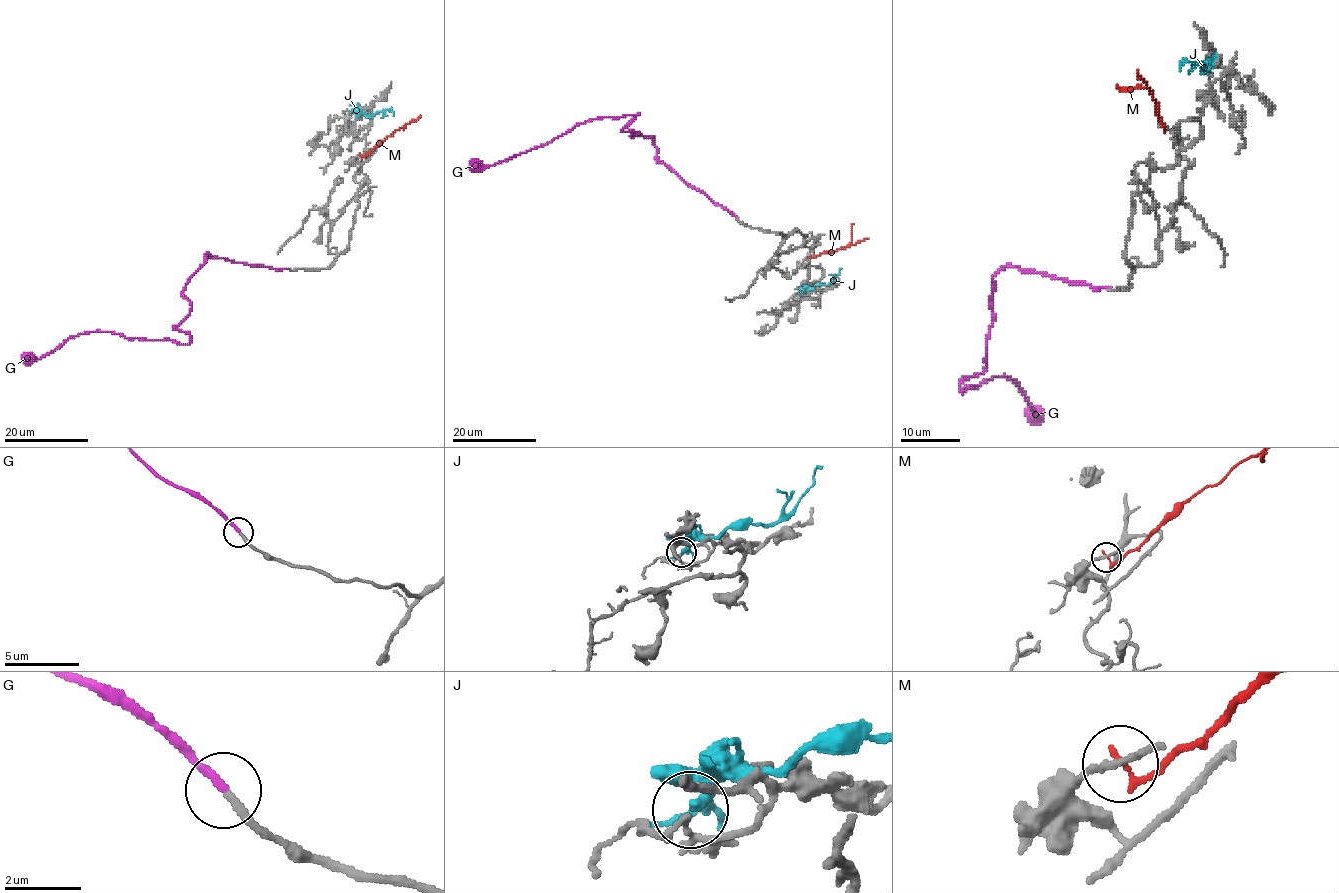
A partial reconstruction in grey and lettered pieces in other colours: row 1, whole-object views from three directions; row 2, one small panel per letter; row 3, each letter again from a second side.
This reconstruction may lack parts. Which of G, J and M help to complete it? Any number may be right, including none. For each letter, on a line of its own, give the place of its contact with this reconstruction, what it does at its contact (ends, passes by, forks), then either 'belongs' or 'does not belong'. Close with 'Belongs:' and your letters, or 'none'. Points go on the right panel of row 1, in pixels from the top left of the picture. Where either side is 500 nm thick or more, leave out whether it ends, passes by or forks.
G: (1108, 288) | it ends | belongs
J: (1213, 64) | it passes by | does not belong
M: (1164, 128) | it ends | does not belong
Belongs: G

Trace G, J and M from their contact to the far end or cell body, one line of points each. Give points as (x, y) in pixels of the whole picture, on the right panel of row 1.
G: (1109, 288), (1011, 266), (993, 277), (987, 368), (964, 377), (960, 392), (1006, 376), (1036, 410)
J: (1213, 63), (1204, 71), (1196, 60), (1183, 60), (1179, 71)
M: (1164, 127), (1152, 92), (1137, 71)

